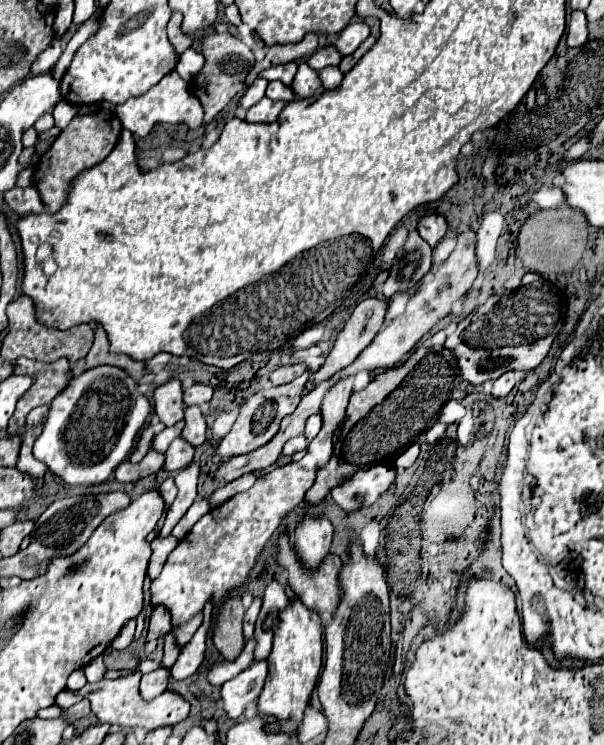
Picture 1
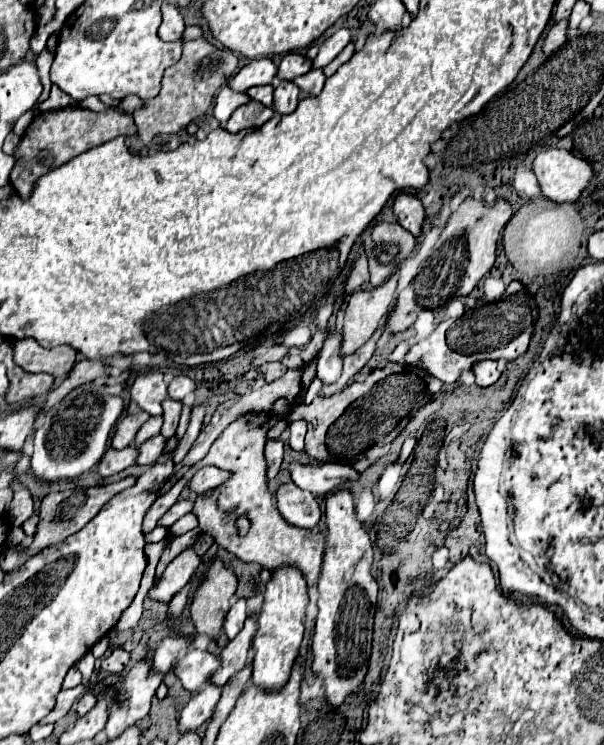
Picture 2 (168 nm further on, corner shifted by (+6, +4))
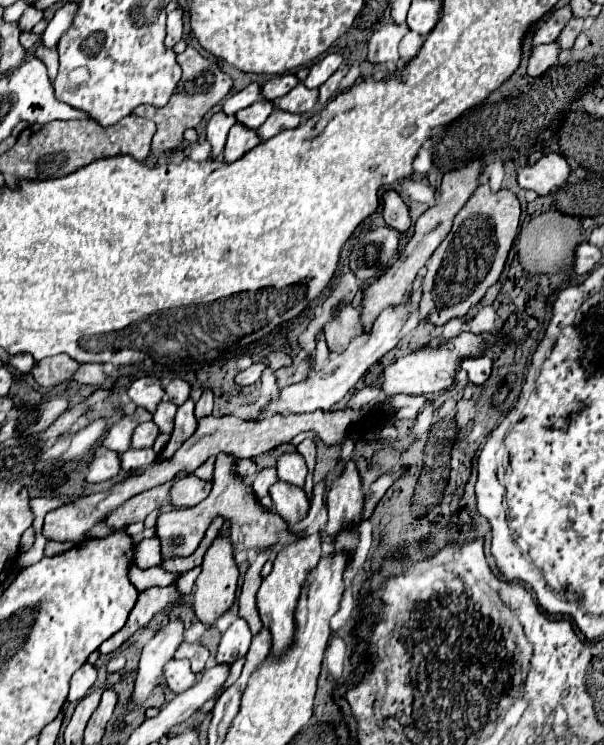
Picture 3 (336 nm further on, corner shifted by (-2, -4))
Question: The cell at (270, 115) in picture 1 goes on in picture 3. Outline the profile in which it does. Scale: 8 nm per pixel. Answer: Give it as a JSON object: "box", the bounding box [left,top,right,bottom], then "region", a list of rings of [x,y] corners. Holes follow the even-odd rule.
{"box":[222,124,258,162],"region":[[[234,124],[228,132],[226,144],[224,144],[224,154],[222,160],[224,162],[236,162],[238,158],[242,158],[246,152],[250,152],[256,144],[258,144],[258,136],[254,130],[244,128],[242,124]]]}

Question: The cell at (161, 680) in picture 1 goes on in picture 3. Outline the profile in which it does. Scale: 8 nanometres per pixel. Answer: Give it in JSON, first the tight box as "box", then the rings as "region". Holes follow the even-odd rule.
{"box":[174,642,208,674],"region":[[[182,642],[180,648],[176,650],[176,656],[174,658],[188,658],[192,662],[192,670],[198,674],[198,672],[204,672],[204,666],[206,666],[206,660],[208,660],[208,648],[194,642]]]}

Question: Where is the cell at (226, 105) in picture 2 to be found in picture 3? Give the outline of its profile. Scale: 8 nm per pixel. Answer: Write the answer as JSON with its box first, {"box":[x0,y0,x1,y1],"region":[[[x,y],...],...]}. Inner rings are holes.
{"box":[206,112,236,158],"region":[[[222,112],[214,114],[206,126],[206,140],[212,144],[212,152],[210,152],[210,158],[218,158],[224,150],[224,142],[226,142],[226,136],[228,136],[228,130],[236,124],[236,118],[234,116],[226,116]]]}

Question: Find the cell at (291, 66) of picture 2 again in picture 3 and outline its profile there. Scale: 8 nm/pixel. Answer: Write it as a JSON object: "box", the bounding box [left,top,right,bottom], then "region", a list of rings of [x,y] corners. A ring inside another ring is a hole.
{"box":[262,74,298,102],"region":[[[294,74],[276,76],[276,78],[268,80],[266,84],[262,84],[262,98],[274,102],[276,98],[282,98],[286,92],[290,92],[296,84],[298,84],[298,78]]]}

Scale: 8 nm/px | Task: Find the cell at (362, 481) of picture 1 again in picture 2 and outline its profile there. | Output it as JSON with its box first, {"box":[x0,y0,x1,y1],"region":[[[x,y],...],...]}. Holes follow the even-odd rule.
{"box":[290,464,360,496],"region":[[[290,464],[292,480],[298,488],[312,492],[314,496],[326,496],[336,492],[346,480],[358,480],[360,472],[348,464]]]}

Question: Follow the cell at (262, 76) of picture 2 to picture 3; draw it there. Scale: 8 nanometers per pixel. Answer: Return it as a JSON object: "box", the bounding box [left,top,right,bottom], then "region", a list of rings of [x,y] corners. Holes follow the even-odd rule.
{"box":[222,84,260,116],"region":[[[250,84],[250,86],[246,86],[244,90],[240,90],[238,94],[230,96],[230,98],[224,102],[222,112],[232,116],[232,114],[236,114],[238,110],[248,108],[250,104],[254,104],[258,98],[260,98],[260,86],[258,86],[258,84]]]}

